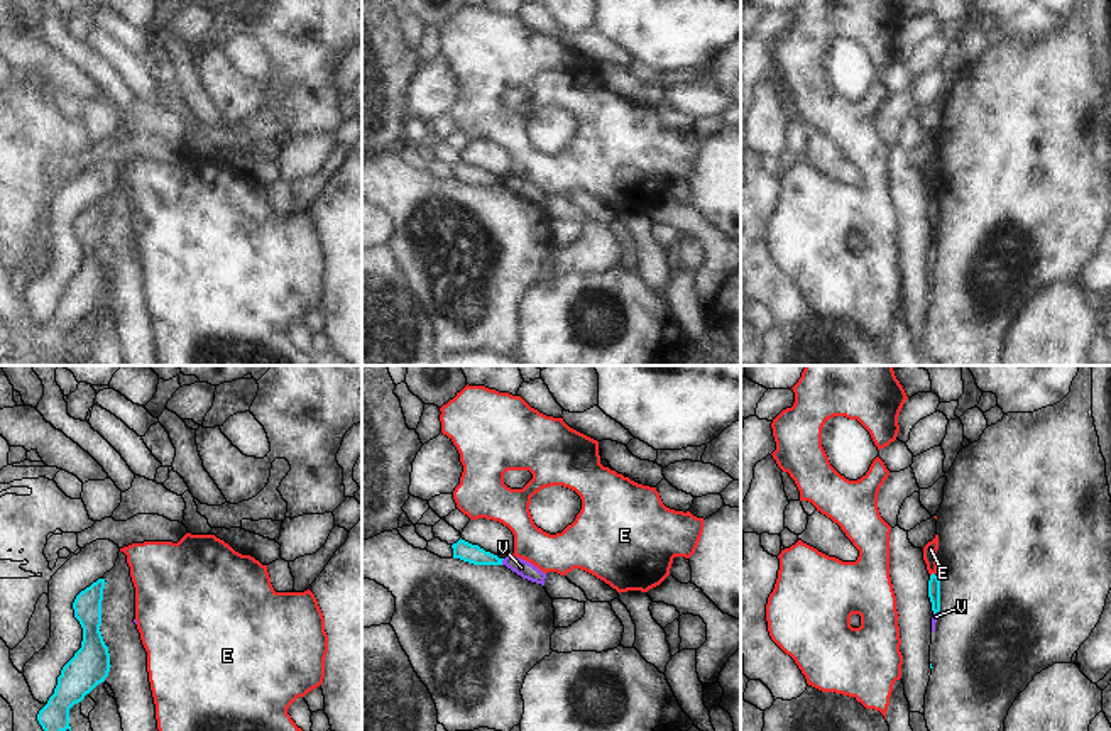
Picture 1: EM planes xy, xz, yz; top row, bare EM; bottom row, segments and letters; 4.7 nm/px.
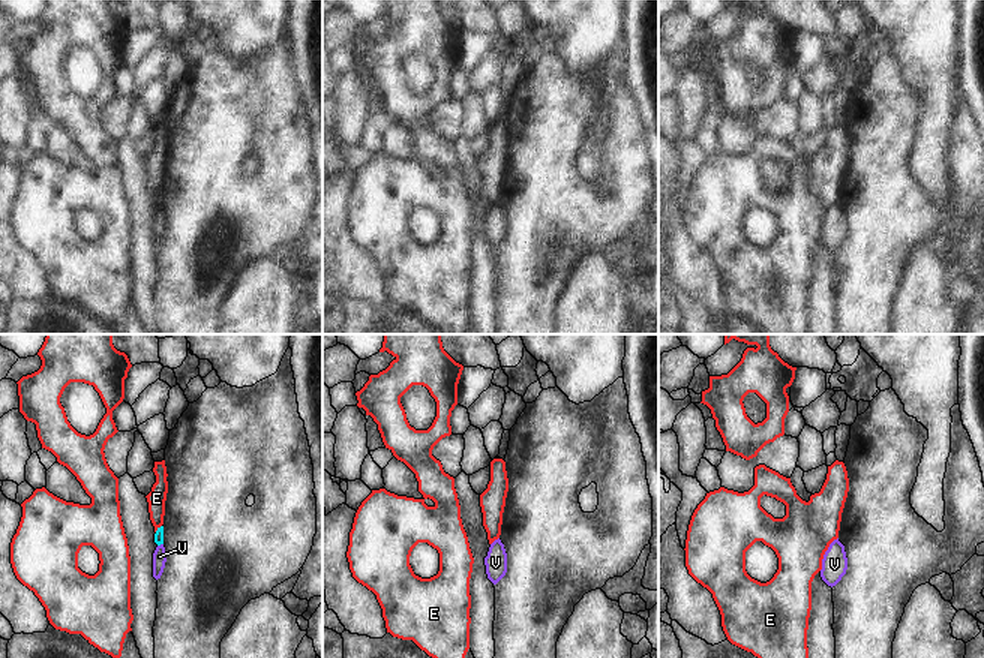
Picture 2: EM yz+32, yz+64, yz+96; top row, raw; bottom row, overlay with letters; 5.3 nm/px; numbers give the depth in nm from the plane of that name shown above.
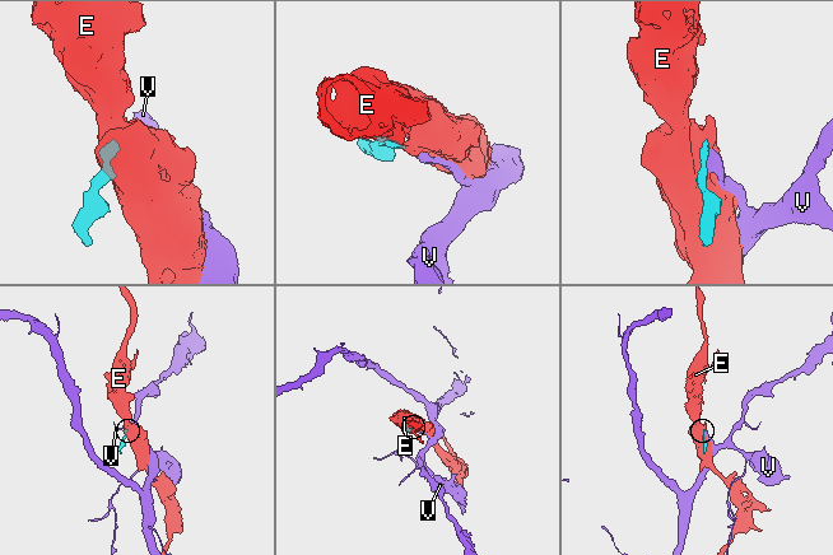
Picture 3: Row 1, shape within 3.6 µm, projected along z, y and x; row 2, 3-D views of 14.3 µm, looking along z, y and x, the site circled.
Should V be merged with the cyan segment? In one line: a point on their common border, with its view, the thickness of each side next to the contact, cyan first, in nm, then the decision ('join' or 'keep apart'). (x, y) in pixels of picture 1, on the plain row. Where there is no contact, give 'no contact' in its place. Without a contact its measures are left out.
contact xz (501, 183); calibres 90 and 80 nm; keep apart

